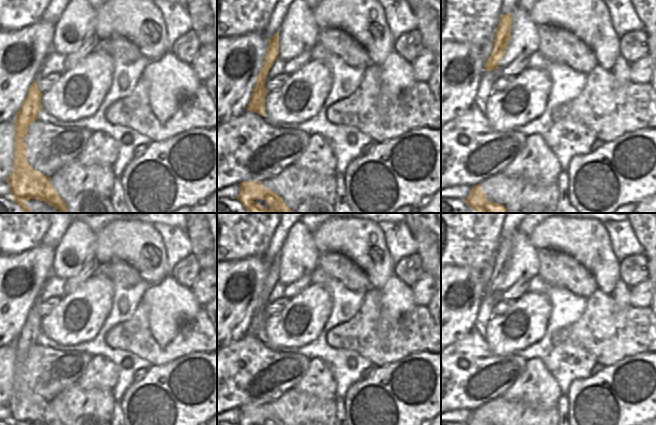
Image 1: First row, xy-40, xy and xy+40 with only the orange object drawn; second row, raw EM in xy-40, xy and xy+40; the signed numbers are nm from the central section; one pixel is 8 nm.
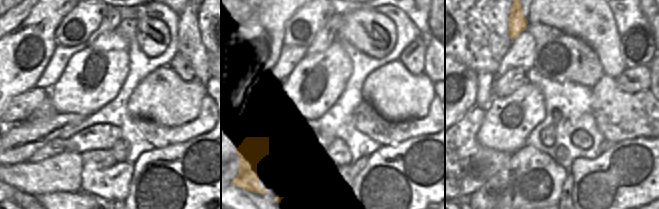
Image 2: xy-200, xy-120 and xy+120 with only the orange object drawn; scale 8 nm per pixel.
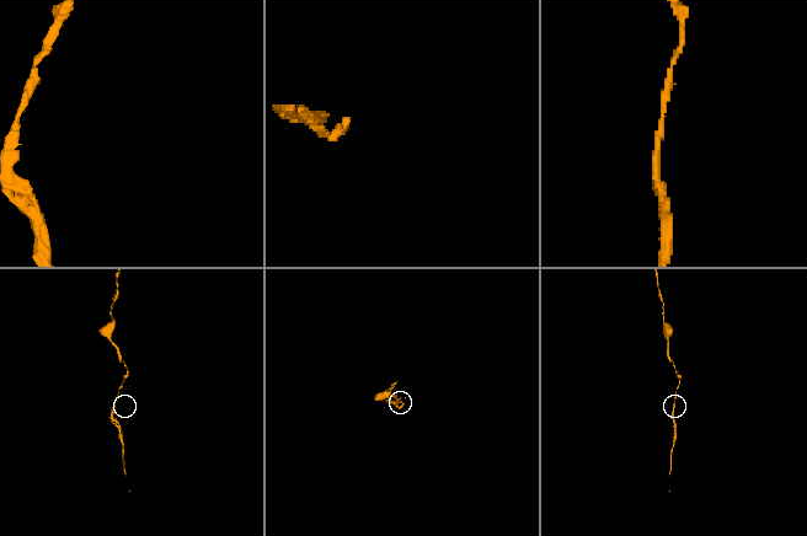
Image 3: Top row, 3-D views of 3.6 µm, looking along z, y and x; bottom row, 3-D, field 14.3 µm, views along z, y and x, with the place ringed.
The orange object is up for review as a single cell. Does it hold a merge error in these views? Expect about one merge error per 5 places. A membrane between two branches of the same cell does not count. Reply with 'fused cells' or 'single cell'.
single cell

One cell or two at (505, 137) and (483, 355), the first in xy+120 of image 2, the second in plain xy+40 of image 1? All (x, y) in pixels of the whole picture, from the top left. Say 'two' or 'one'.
two

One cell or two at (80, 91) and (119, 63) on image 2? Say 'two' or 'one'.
one

